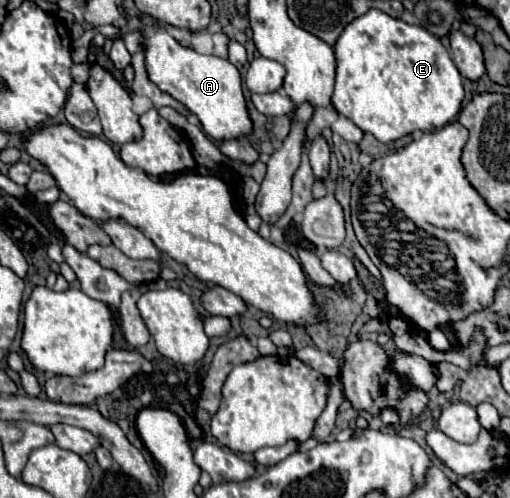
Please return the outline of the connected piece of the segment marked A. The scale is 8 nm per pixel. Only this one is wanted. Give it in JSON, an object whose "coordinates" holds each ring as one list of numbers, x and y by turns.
{"coordinates":[[147,26,143,30,141,44,145,46,145,66,149,78,177,102,187,106,199,118,209,138,221,144,225,140,247,138,253,132,253,122,241,92,241,76,229,60,183,48,175,38,157,26]]}

